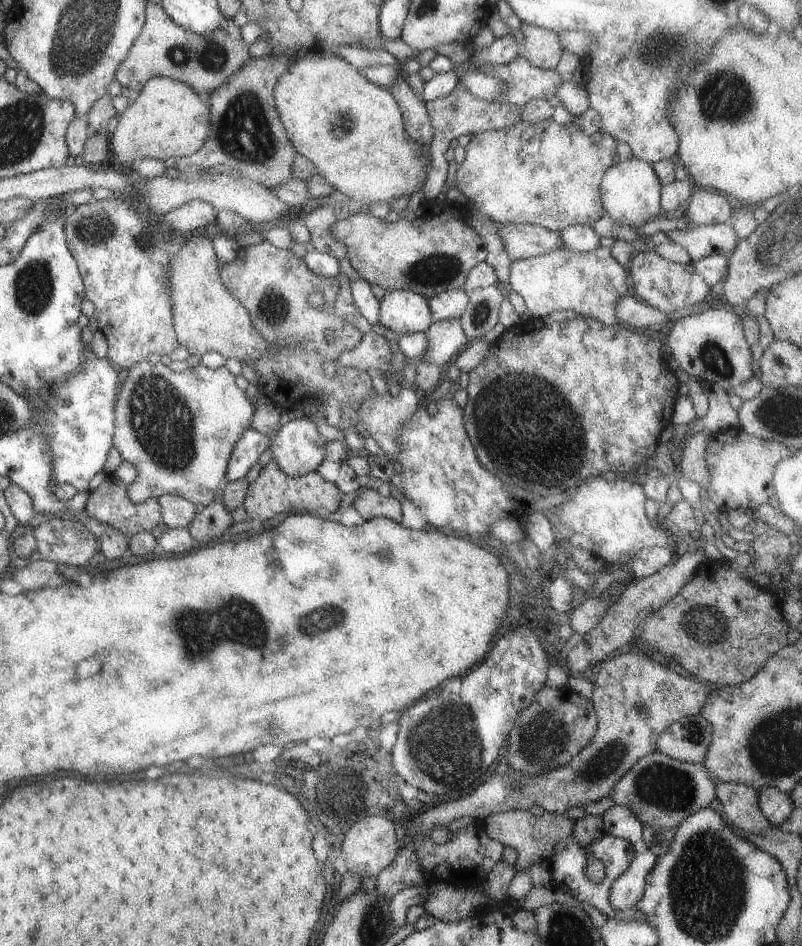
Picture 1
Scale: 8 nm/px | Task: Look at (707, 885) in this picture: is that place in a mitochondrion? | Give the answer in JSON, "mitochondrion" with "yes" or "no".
{"mitochondrion":"yes"}

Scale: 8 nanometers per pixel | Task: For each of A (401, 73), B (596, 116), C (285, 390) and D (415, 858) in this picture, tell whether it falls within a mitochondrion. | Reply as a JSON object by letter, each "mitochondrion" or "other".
{"A":"other","B":"other","C":"other","D":"other"}

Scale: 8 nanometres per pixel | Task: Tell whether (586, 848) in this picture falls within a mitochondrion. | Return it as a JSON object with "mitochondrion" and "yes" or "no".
{"mitochondrion":"no"}

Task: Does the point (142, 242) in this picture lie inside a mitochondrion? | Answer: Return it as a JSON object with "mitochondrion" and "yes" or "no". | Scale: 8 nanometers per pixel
{"mitochondrion":"yes"}

